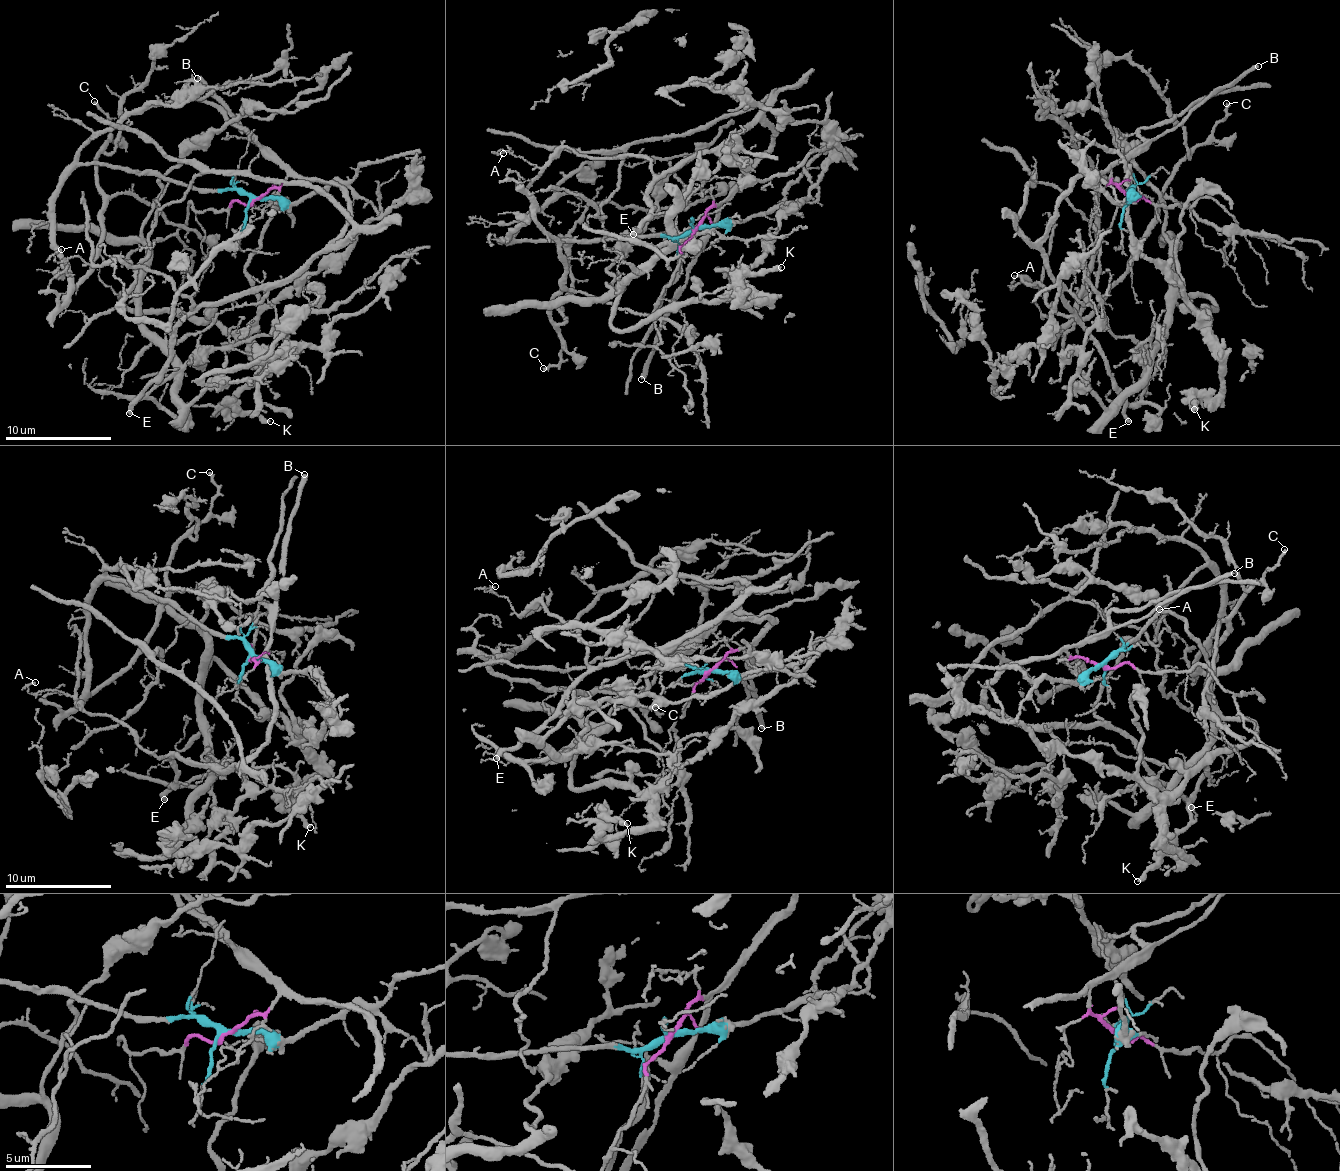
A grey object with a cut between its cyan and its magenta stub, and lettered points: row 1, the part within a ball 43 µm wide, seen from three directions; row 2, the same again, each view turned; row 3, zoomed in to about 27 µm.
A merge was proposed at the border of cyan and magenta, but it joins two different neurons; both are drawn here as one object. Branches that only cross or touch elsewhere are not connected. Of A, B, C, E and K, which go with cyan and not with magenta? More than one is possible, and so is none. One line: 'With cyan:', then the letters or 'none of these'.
With cyan: C, K

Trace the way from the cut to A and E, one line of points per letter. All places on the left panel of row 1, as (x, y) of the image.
A: (252, 199), (316, 176), (345, 193), (347, 226), (290, 276), (200, 307), (161, 275), (57, 261), (62, 248)
E: (252, 199), (316, 176), (345, 193), (347, 226), (278, 281), (206, 301), (177, 327), (167, 365), (128, 413)

